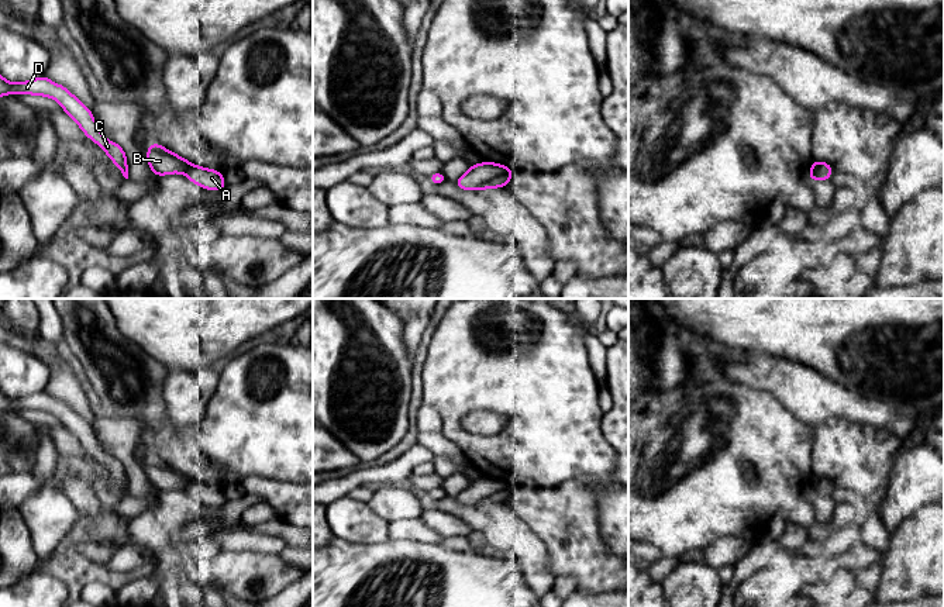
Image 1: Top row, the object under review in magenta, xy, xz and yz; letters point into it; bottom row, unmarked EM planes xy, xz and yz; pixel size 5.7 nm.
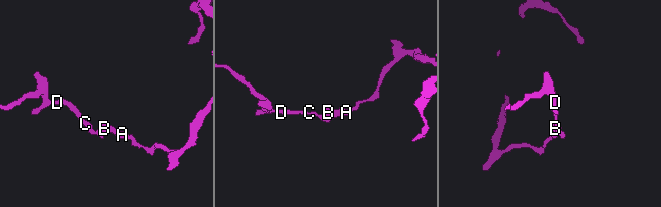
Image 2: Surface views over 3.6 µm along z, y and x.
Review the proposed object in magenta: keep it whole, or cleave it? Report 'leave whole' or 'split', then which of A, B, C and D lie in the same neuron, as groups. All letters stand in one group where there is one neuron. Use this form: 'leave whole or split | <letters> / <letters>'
split | A / B C D

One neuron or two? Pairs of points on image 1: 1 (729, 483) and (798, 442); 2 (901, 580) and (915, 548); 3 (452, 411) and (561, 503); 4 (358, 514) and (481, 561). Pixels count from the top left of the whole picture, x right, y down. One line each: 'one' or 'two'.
1: one
2: one
3: two
4: two

